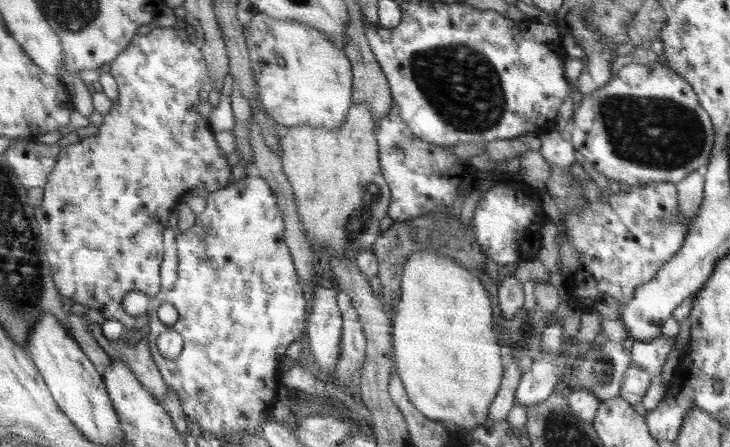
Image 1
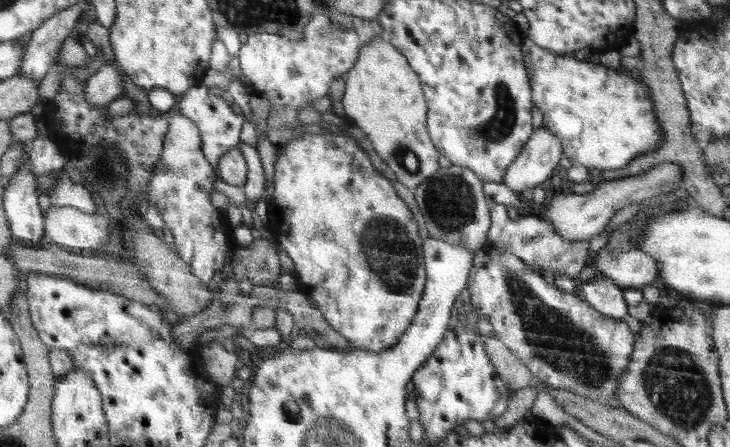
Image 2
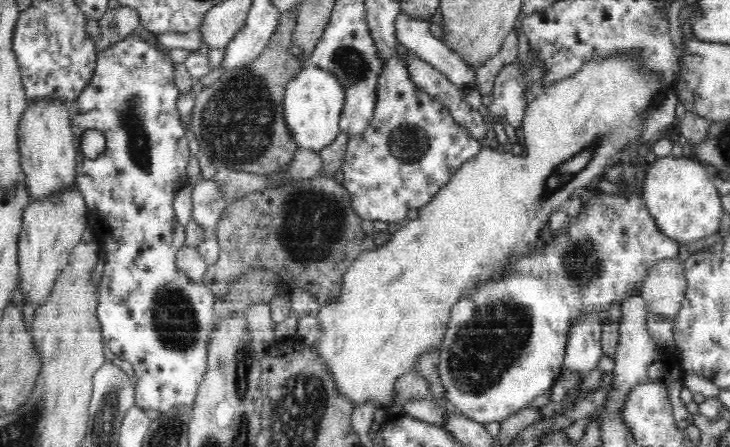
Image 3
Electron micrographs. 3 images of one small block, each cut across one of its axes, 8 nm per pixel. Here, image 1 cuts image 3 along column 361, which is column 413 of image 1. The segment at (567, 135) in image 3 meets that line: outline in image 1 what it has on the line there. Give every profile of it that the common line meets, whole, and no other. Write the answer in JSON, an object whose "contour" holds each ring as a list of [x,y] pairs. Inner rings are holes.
{"contour":[[[422,250],[414,253],[405,264],[404,275],[401,277],[401,296],[391,320],[394,371],[401,378],[410,402],[429,419],[447,422],[455,428],[471,429],[482,426],[482,423],[487,421],[488,408],[490,408],[490,404],[492,404],[492,400],[498,392],[500,380],[502,380],[503,358],[500,358],[500,346],[498,346],[496,334],[492,330],[494,320],[492,320],[490,296],[476,276],[470,274],[469,270],[462,268],[462,265],[458,265],[456,261],[452,261],[449,257],[441,256],[440,252],[432,252],[432,250]]]}

